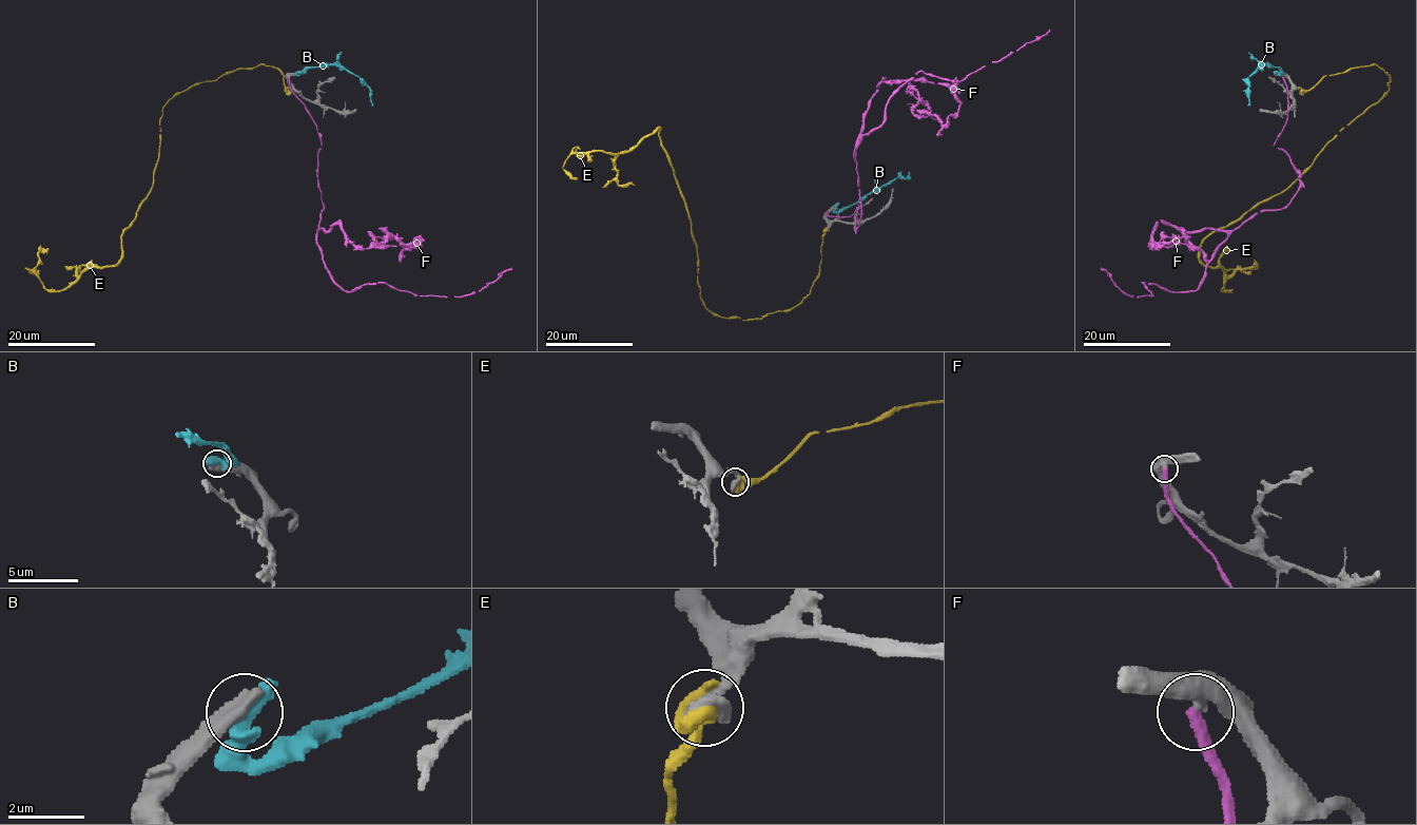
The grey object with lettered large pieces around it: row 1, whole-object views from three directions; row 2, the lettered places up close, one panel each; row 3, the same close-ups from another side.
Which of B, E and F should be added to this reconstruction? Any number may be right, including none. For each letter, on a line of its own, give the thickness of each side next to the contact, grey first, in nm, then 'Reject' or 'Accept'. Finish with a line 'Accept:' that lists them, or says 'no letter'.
B: Thickness 600 nm (grey) against 700 nm. Reject
E: Thickness 500 nm (grey) against 340 nm. Reject
F: Thickness 500 nm (grey) against 340 nm. Reject
Accept: no letter

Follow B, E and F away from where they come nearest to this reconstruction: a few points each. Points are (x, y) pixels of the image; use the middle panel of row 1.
B: (835, 206), (841, 211), (897, 178), (909, 177)
E: (827, 229), (799, 304), (723, 318), (700, 296), (659, 128), (620, 154), (575, 152), (563, 168), (577, 179)
F: (827, 212), (848, 217), (859, 203), (857, 227), (855, 150), (918, 72), (962, 81), (1049, 30)

